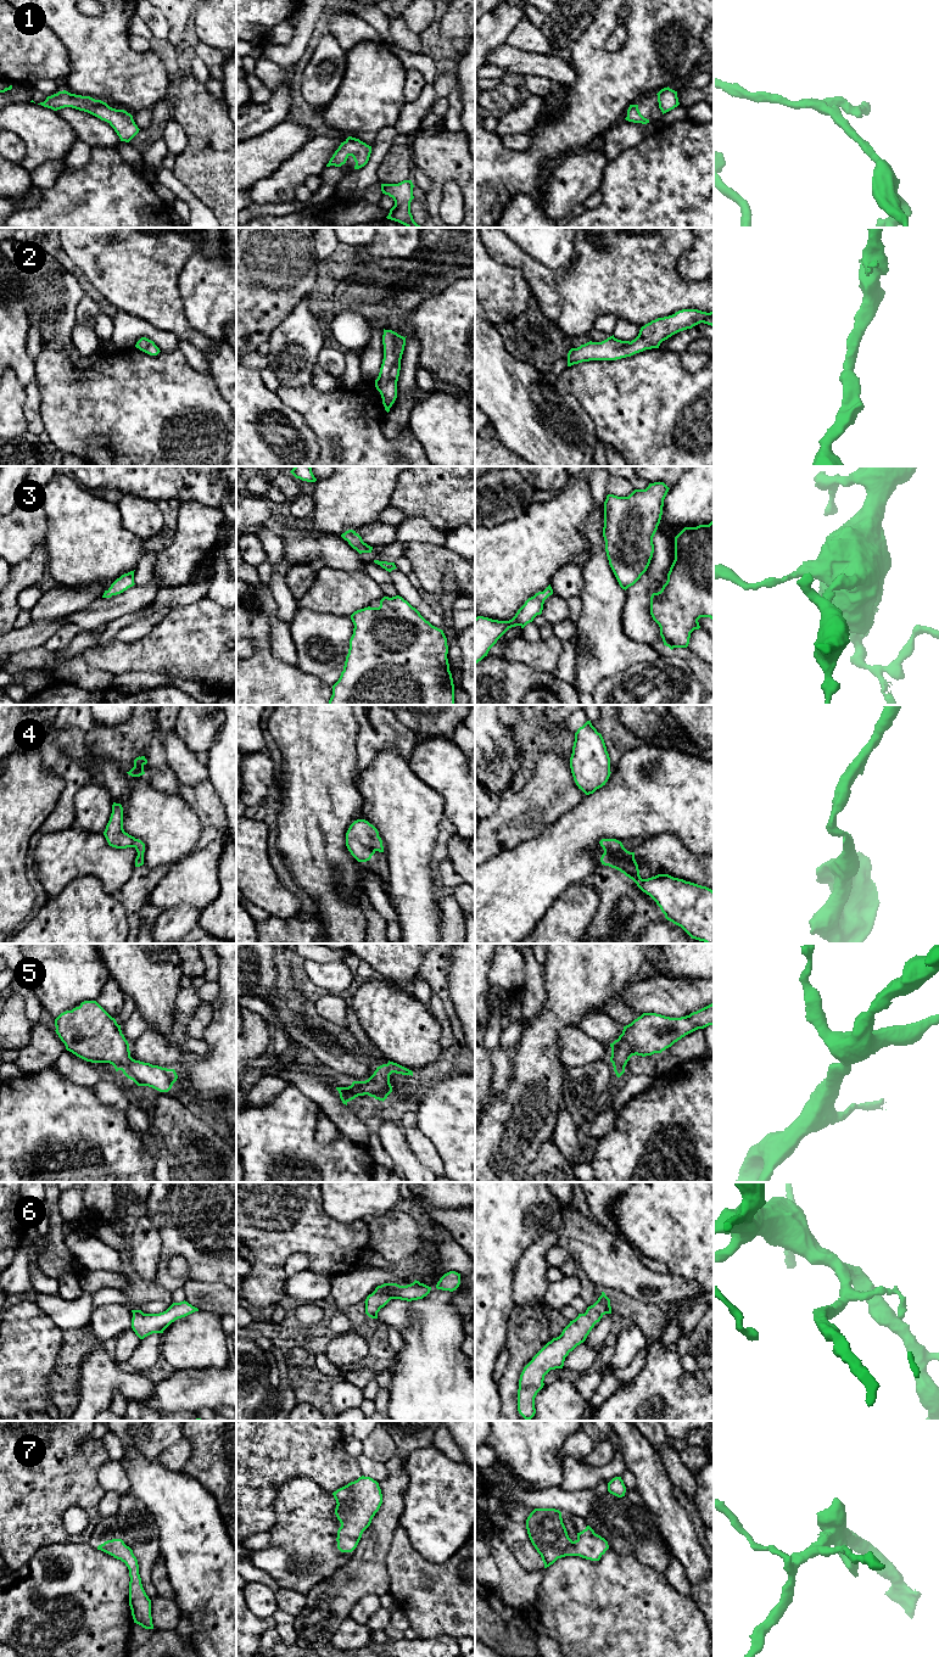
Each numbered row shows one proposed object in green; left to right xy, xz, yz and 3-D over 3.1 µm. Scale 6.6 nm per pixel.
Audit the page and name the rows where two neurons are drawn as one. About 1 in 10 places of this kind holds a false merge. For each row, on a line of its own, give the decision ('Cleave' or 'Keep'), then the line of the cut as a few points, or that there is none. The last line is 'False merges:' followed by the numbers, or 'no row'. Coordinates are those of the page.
1: Keep. No split
2: Keep. No split
3: Keep. No split
4: Keep. No split
5: Keep. No split
6: Keep. No split
7: Keep. No split
False merges: no row

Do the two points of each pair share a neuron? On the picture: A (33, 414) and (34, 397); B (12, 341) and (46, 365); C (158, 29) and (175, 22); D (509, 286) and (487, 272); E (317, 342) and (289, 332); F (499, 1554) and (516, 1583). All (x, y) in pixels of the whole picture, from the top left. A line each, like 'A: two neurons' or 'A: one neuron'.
A: one neuron
B: two neurons
C: two neurons
D: one neuron
E: one neuron
F: one neuron

